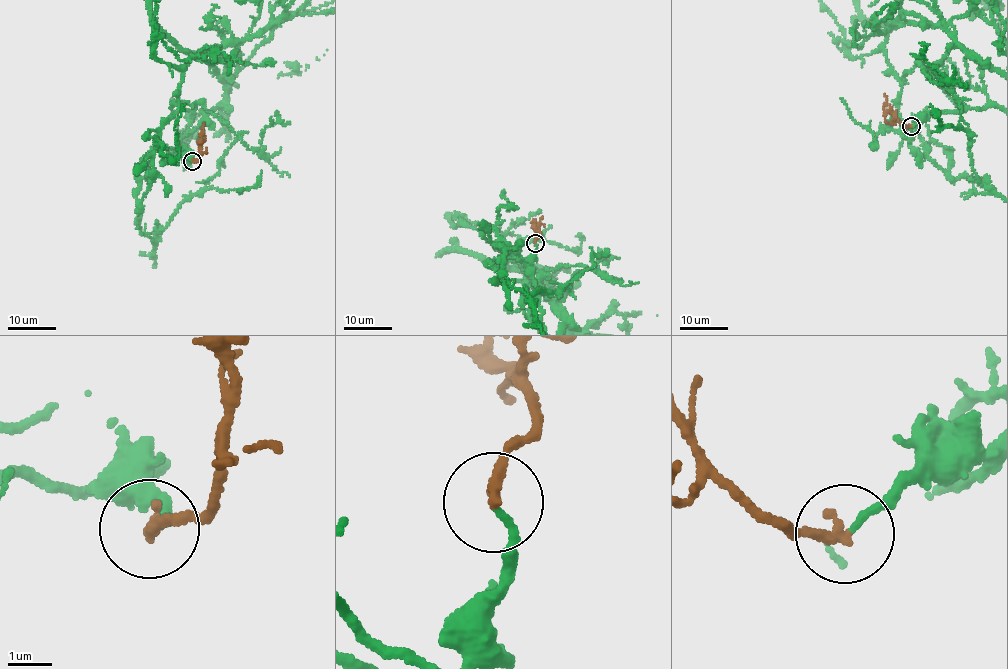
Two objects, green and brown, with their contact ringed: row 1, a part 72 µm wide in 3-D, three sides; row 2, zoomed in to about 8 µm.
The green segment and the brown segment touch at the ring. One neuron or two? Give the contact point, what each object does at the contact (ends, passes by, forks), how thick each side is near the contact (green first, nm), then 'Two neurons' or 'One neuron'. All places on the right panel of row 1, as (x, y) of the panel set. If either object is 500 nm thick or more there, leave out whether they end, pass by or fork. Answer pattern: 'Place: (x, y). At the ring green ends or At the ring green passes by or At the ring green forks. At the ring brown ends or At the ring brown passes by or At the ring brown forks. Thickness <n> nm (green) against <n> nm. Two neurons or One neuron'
Place: (911, 126). At the ring green ends. At the ring brown ends. Thickness 160 nm (green) against 280 nm. One neuron

